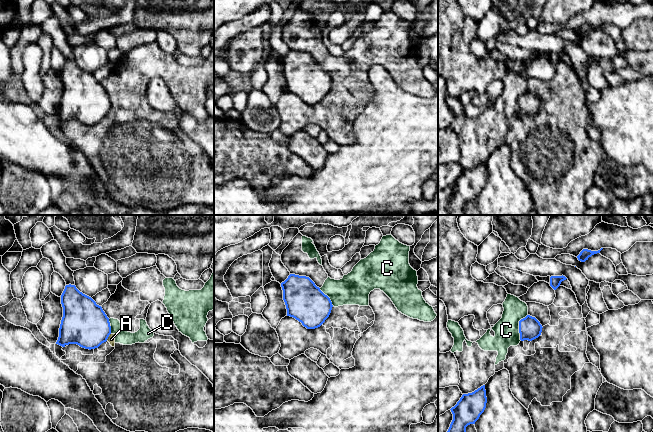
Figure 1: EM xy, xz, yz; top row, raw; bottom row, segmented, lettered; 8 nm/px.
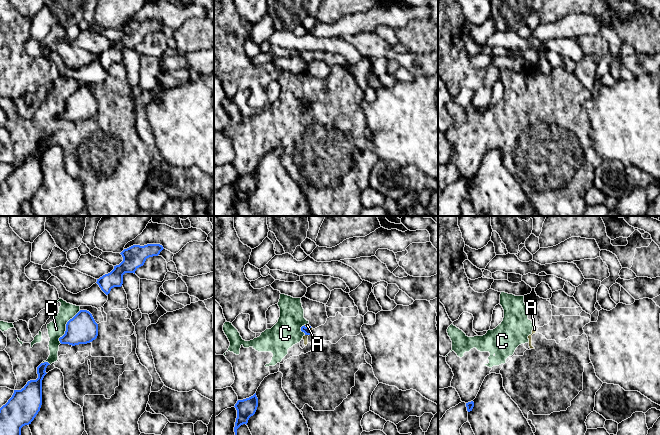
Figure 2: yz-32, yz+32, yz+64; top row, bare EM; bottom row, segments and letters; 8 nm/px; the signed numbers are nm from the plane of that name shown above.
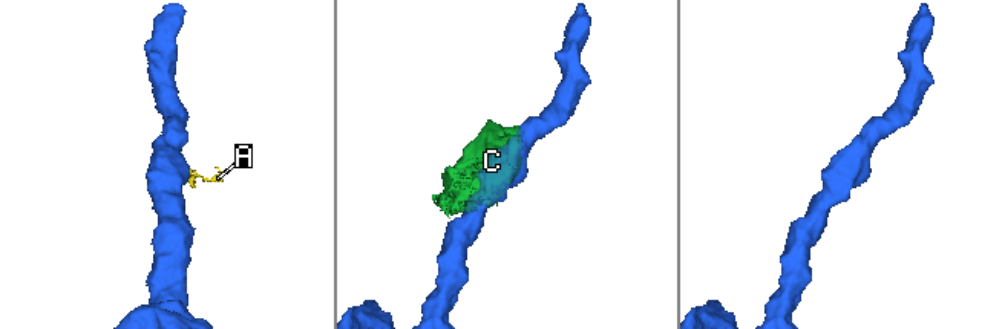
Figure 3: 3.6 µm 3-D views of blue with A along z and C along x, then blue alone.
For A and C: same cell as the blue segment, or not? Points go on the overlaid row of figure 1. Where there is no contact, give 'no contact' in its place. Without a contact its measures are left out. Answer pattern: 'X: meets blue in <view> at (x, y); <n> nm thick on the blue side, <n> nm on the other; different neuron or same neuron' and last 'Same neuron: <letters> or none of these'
A: meets blue in xy at (108, 336); 360 nm thick on the blue side, 60 nm on the other; different neuron
C: meets blue in yz at (519, 327); 180 nm thick on the blue side, 190 nm on the other; different neuron
Same neuron: none of these

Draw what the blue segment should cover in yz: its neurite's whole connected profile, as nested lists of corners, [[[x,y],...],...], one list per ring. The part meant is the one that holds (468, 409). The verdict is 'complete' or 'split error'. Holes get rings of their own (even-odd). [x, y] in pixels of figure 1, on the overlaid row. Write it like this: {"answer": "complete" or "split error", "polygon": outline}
{"answer": "complete", "polygon": [[[485,385],[472,393],[463,394],[457,404],[450,409],[453,420],[447,432],[466,432],[466,427],[475,424],[484,412],[486,403]]]}

